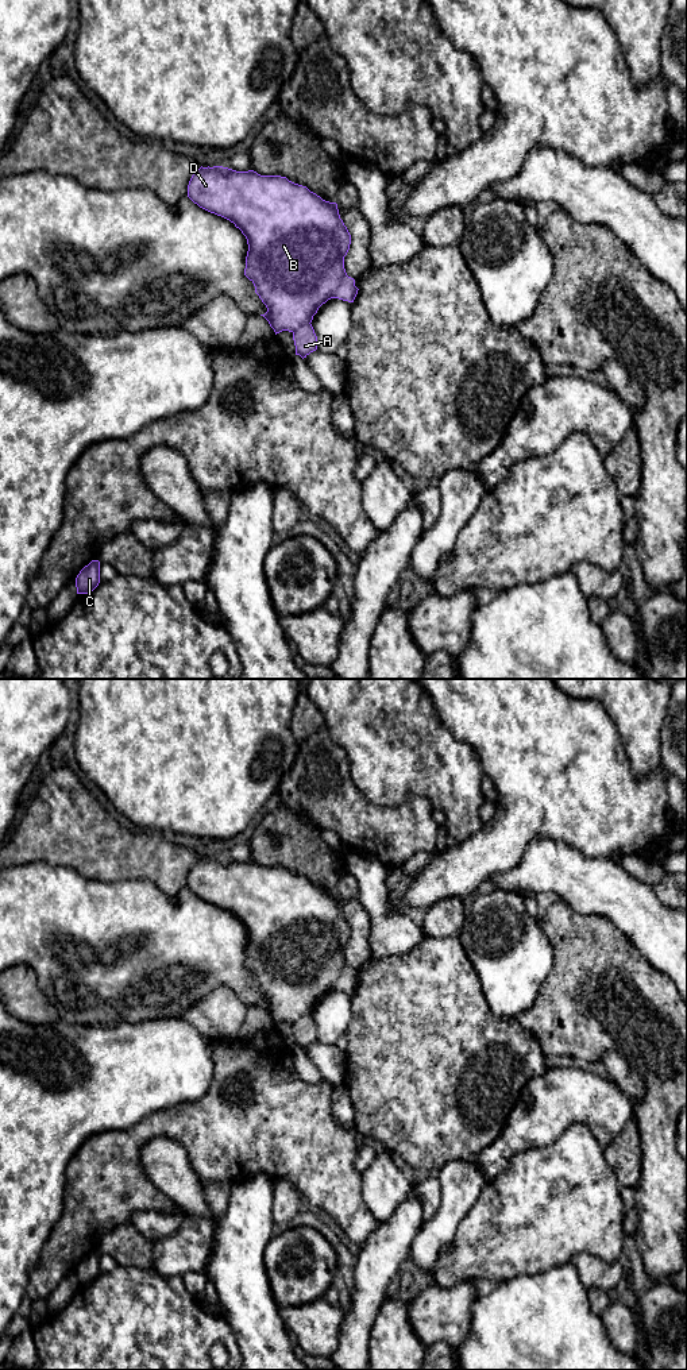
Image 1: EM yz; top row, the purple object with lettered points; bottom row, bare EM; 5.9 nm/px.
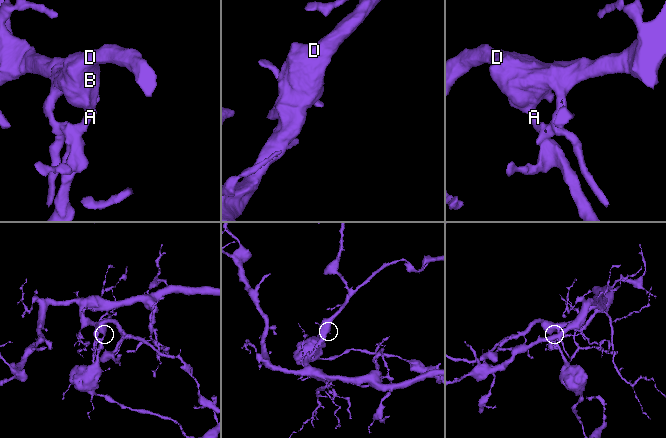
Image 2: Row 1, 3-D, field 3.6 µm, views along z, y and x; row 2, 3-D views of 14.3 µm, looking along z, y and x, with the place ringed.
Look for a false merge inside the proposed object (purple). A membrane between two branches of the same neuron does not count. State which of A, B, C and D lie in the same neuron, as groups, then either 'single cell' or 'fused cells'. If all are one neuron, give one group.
A / B C D; fused cells

